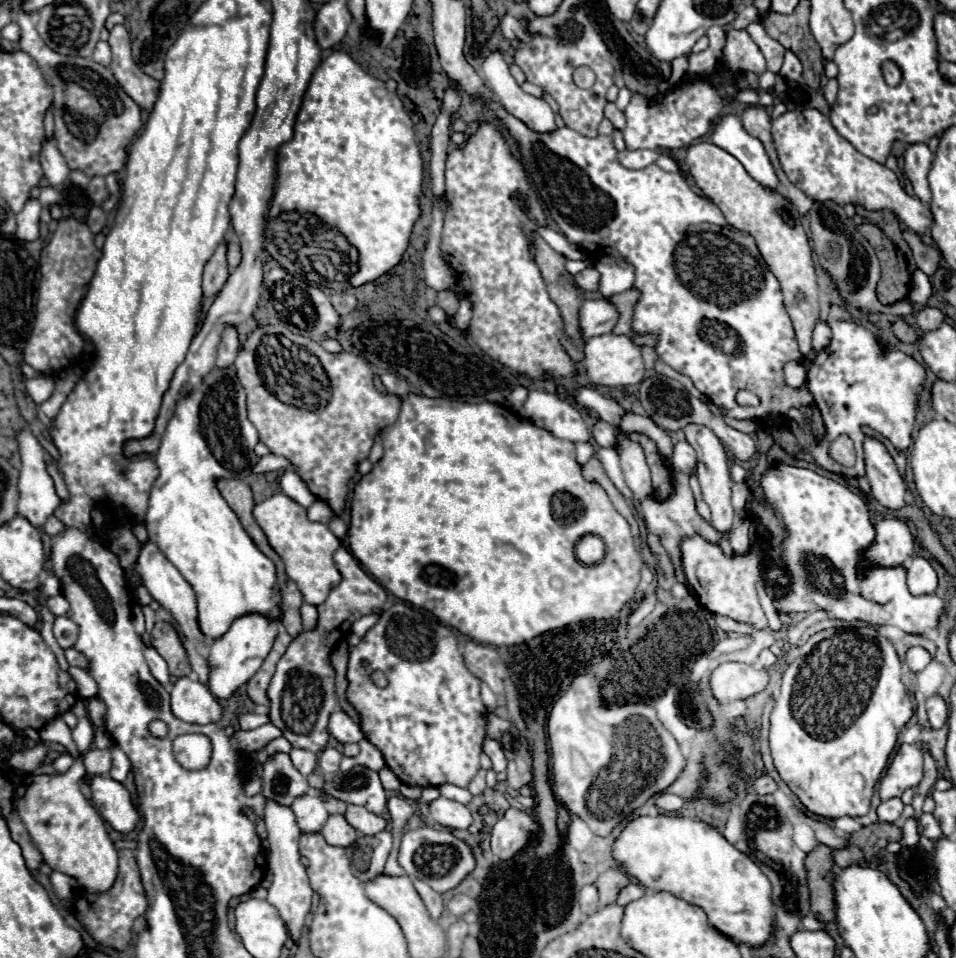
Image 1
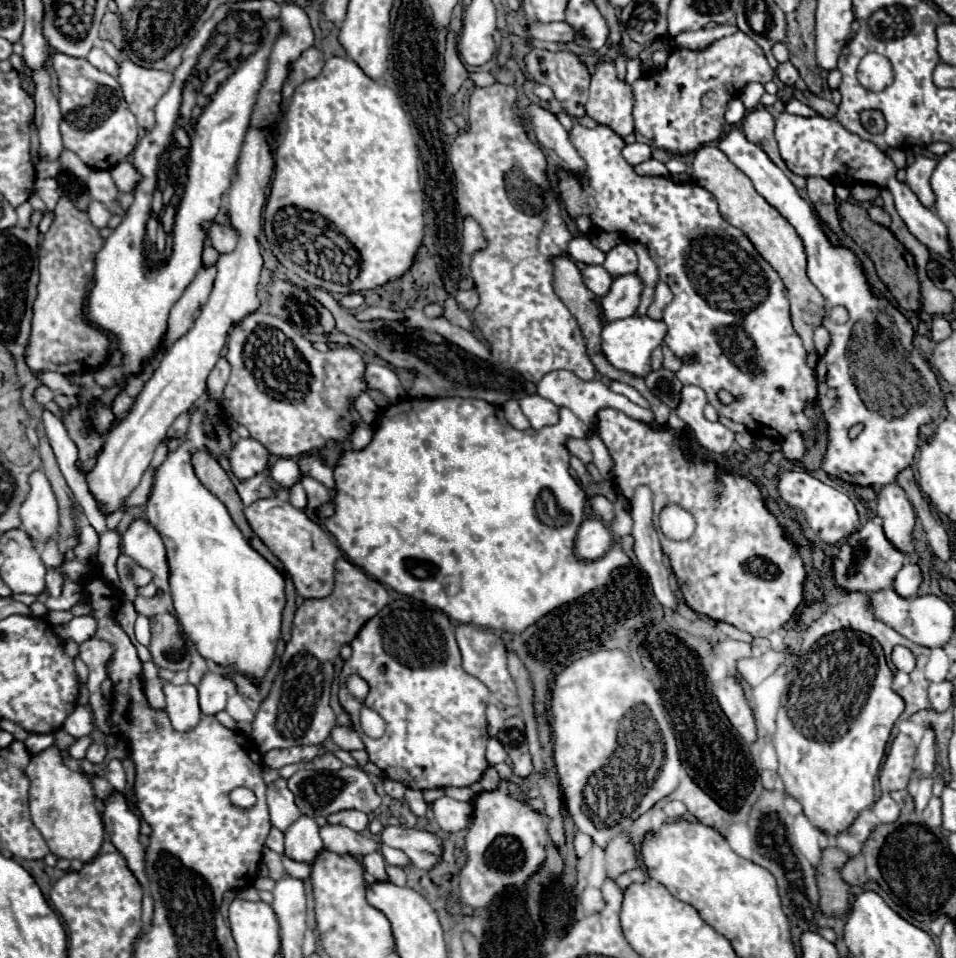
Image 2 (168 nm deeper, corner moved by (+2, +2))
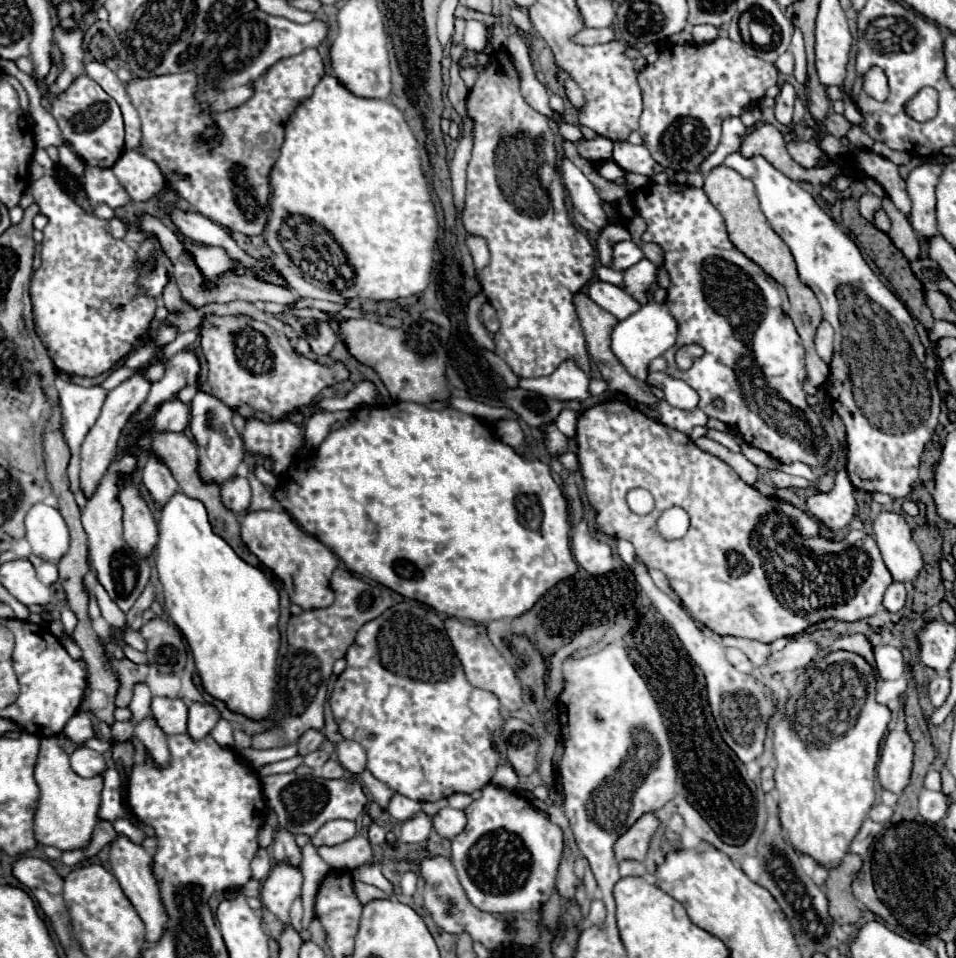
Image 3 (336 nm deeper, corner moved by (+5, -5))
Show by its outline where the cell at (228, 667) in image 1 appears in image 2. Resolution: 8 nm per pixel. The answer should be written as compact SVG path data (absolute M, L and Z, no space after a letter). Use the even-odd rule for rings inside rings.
M206 672L202 682L198 684L198 704L204 716L214 716L226 708L228 698L236 696L236 686L224 674Z

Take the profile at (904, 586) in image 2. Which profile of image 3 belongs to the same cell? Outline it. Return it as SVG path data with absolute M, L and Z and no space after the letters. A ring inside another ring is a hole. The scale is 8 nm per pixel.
M891 583L885 591L885 597L883 597L883 605L887 611L899 611L903 609L905 605L905 585L903 583Z

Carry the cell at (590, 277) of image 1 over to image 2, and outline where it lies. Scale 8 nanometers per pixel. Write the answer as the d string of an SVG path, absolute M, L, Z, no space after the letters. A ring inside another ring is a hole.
M586 266L582 270L582 278L584 278L584 284L600 298L608 294L612 284L612 276L606 272L604 266Z

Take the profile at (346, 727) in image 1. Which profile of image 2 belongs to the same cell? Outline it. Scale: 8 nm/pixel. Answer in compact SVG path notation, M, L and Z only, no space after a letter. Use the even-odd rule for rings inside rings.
M336 726L334 730L332 730L332 740L336 742L336 746L338 748L342 748L342 750L348 750L348 752L352 752L352 750L362 750L364 748L364 744L362 744L362 740L360 740L360 736L352 730L352 728L346 728L346 726Z

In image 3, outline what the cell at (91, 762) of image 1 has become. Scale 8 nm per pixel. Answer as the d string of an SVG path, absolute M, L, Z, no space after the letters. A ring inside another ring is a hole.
M83 747L71 755L71 769L81 777L95 777L105 771L105 759L103 755Z

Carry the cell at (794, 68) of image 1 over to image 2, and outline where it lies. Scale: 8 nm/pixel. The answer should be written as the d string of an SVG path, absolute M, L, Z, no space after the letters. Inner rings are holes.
M790 62L780 64L780 66L776 68L776 74L778 74L778 78L780 78L786 86L794 86L796 80L798 80L798 70L796 70Z

